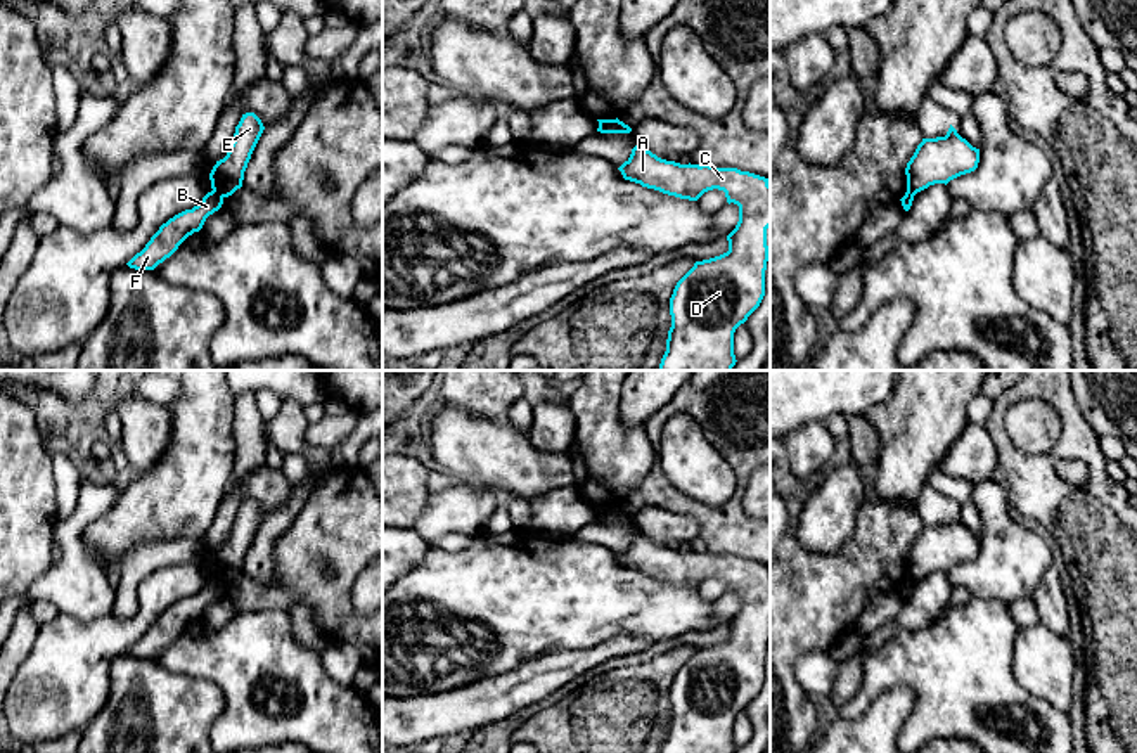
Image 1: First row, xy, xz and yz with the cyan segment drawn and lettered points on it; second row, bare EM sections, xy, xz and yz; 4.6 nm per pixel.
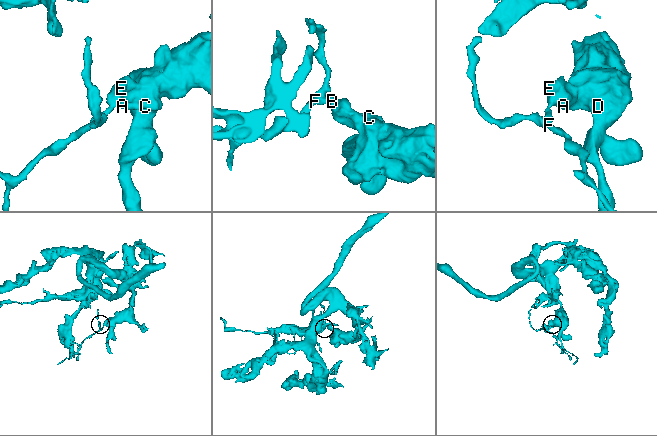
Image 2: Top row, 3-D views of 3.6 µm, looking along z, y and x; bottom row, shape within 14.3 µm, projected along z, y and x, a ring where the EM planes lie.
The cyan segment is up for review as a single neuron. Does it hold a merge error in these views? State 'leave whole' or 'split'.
split

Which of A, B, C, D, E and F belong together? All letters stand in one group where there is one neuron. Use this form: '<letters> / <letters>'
A C D E / B F

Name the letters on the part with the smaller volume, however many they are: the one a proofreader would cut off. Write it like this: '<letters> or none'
B, F

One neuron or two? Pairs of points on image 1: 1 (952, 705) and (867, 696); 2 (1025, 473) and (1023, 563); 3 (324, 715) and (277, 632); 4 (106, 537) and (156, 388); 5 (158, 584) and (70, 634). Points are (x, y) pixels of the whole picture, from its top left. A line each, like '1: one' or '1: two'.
1: one
2: two
3: one
4: two
5: one

